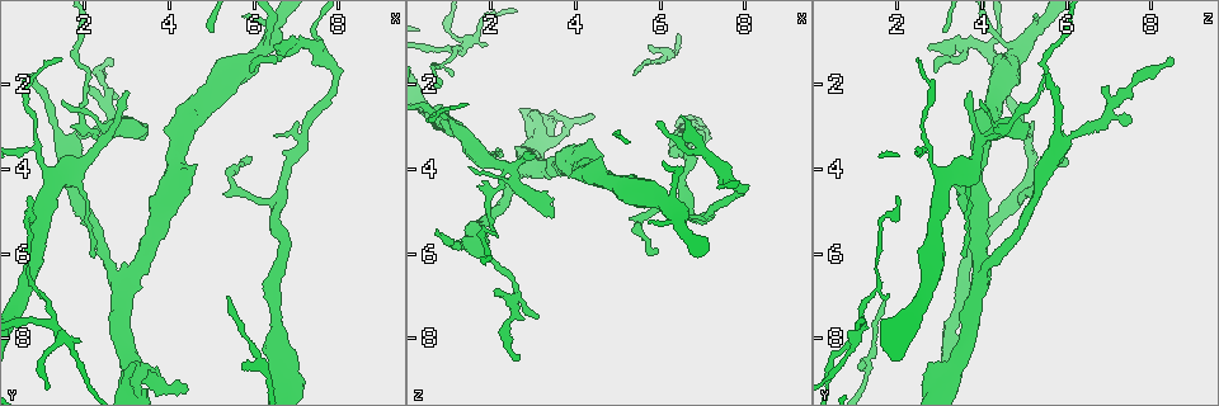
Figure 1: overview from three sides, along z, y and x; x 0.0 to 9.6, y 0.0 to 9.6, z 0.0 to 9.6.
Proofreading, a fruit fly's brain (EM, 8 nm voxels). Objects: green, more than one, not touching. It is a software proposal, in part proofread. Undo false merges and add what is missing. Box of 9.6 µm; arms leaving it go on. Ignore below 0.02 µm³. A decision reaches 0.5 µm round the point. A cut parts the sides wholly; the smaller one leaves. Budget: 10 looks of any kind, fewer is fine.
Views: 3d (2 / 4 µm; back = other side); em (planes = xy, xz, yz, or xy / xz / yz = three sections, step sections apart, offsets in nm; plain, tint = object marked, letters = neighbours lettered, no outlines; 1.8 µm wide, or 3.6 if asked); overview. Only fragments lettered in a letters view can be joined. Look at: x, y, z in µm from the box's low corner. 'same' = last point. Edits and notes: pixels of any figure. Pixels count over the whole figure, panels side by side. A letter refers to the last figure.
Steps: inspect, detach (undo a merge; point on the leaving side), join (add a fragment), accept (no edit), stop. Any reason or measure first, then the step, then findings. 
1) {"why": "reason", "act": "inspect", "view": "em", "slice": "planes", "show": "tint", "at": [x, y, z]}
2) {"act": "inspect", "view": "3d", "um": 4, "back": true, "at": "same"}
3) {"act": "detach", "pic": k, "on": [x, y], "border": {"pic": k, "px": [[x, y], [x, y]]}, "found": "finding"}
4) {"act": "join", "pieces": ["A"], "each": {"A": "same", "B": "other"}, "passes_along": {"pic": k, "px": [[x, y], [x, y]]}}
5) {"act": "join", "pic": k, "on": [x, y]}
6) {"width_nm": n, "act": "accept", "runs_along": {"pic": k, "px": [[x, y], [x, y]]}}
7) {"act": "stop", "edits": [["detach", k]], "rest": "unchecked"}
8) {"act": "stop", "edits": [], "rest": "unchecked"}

{"why": "four or more arms meet", "act": "inspect", "view": "3d", "um": 2, "at": [1.50, 7.90, 0.95]}

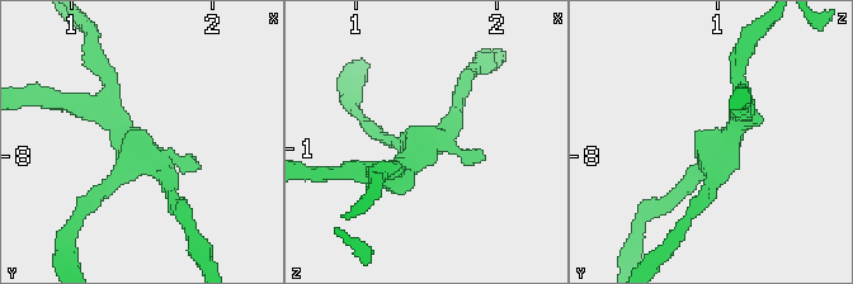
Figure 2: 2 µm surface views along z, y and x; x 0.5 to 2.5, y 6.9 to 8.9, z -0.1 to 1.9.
{"arms": 4, "act": "inspect", "view": "em", "slice": "planes", "show": "letters", "at": [1.44, 7.96, 0.96]}

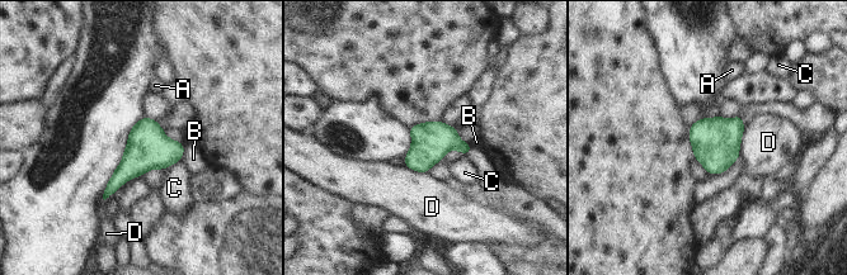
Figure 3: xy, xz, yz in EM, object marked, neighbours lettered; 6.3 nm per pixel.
{"longest_contact_nm": ["D", 170], "act": "accept", "each": {"A": "other", "B": "other", "C": "other", "D": "other"}, "border": {"pic": 3, "px": [[744, 128], [738, 152]]}, "found": "continuous, no second neuron"}

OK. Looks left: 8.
{"why": "an open end", "act": "inspect", "view": "em", "slice": "xz", "step": 16, "show": "letters", "at": [0.75, 1.75, 5.50]}

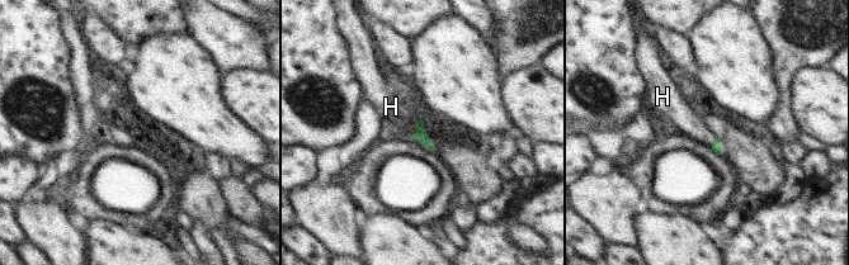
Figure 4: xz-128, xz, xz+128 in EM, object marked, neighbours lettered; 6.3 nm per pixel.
{"why": "cut it another way", "act": "inspect", "view": "em", "slice": "planes", "show": "letters", "at": "same"}

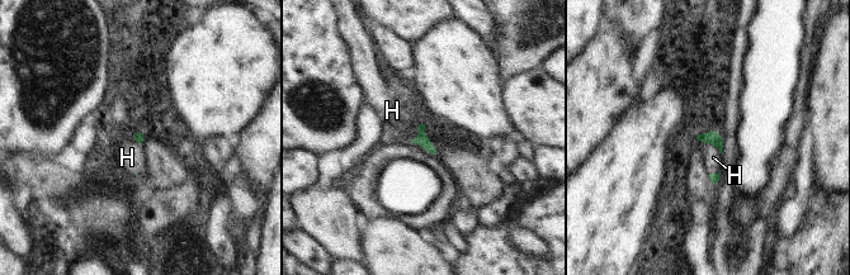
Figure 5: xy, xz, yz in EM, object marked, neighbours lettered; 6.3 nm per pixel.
{"act": "join", "pieces": ["H"], "each": {"H": "same"}, "passes_along": {"pic": 5, "px": [[423, 140], [420, 134], [392, 110]]}, "found": "it goes on there"}

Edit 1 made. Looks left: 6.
{"act": "inspect", "view": "overview"}

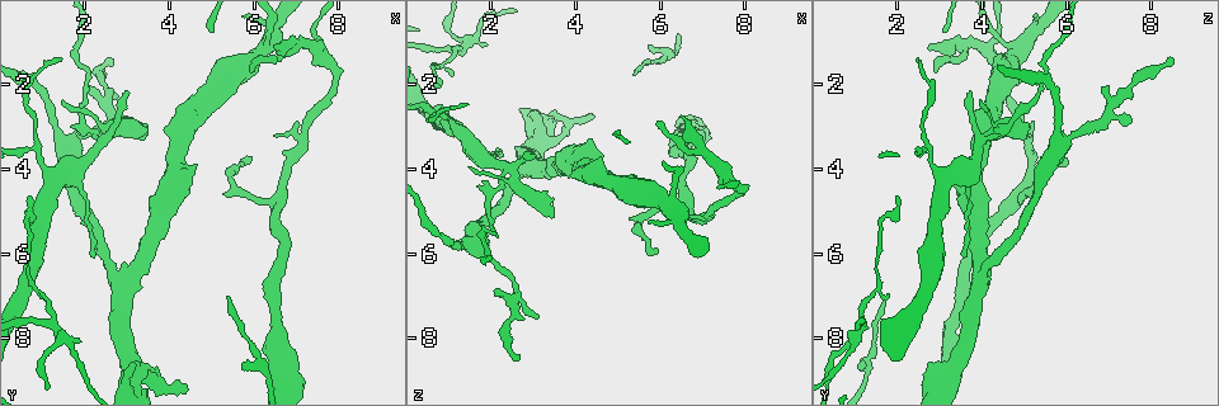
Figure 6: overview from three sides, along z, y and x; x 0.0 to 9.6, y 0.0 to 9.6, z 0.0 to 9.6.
{"why": "thin end", "act": "inspect", "view": "em", "slice": "yz", "step": 16, "show": "letters", "at": [2.60, 1.30, 8.60]}

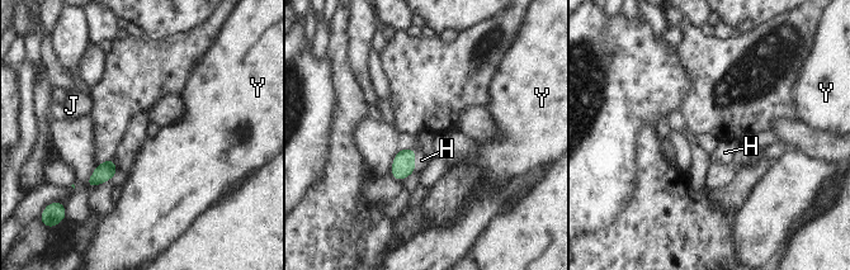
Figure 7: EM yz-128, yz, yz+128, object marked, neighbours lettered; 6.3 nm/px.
{"width_nm": 80, "act": "join", "pieces": ["H"], "each": {"H": "same", "J": "other", "Y": "other"}, "found": "it goes on there"}

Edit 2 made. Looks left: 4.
{"act": "inspect", "view": "overview"}

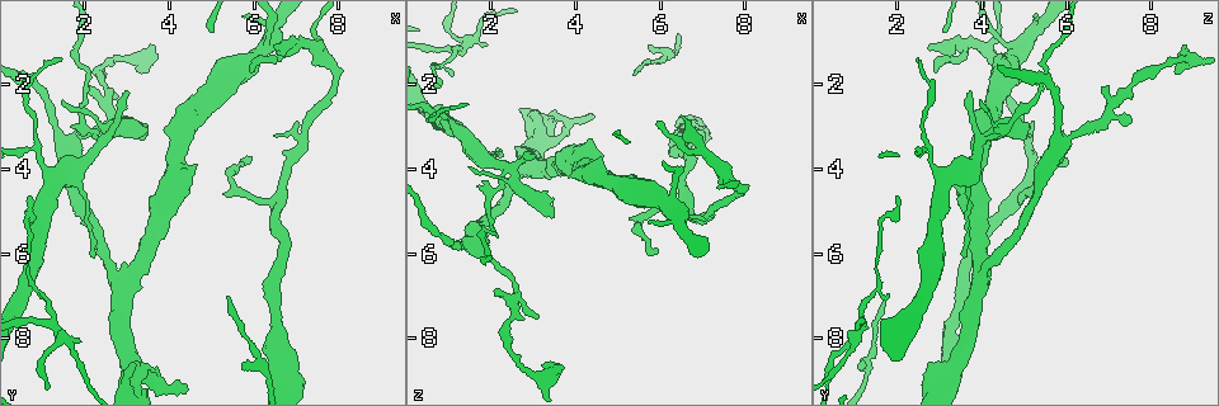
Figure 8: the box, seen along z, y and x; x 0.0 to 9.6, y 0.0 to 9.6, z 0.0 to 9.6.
{"why": "branch stops here", "act": "inspect", "view": "3d", "um": 2, "at": [3.45, 3.25, 5.00]}

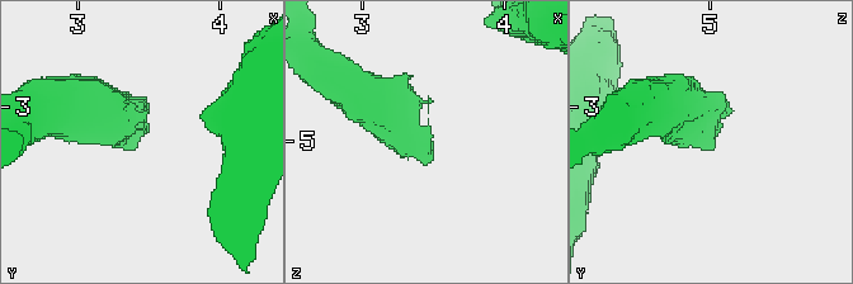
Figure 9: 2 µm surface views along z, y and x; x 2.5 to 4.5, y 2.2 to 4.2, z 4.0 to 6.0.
{"act": "inspect", "view": "em", "slice": "planes", "show": "letters", "at": [3.44, 3.22, 5.02]}

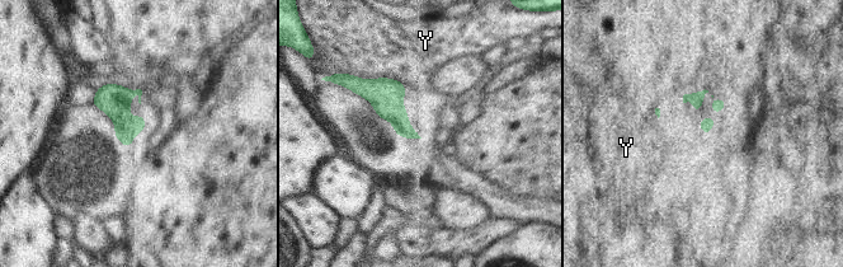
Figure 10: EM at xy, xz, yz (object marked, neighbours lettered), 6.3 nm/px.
{"longest_contact_nm": ["Y", 320], "act": "accept", "each": {"Y": "other"}, "border": {"pic": 10, "px": [[356, 75], [392, 78], [404, 85]]}, "found": "no lettered fragment goes on from it"}

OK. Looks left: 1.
{"act": "stop", "edits": [["join", 5], ["join", 7]], "rest": "unchecked"}

